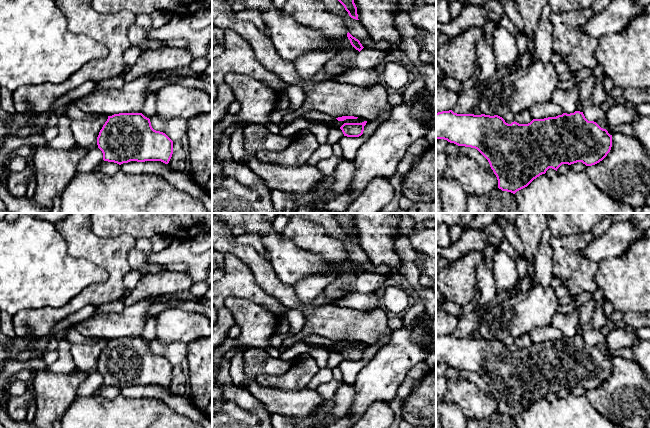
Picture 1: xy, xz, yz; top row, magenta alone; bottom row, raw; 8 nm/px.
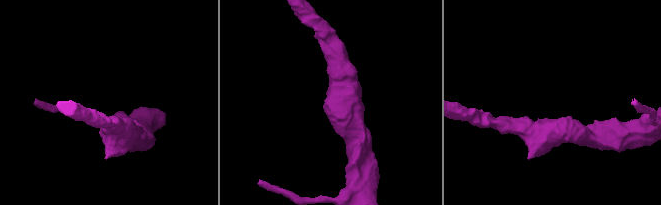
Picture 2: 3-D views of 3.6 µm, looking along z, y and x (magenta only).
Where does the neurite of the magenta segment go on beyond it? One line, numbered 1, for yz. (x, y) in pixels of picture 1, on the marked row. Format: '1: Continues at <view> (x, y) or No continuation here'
1: No continuation here

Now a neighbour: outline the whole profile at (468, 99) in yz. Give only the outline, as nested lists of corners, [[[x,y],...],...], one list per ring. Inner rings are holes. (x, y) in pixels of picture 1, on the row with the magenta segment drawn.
[[[528,50],[523,54],[517,56],[514,62],[505,67],[497,67],[495,74],[480,84],[470,89],[463,90],[459,93],[457,104],[452,111],[457,114],[471,114],[475,107],[479,107],[480,97],[485,89],[505,77],[507,74],[515,72],[516,68],[527,68],[533,63],[533,60],[537,59],[536,52],[531,53]]]

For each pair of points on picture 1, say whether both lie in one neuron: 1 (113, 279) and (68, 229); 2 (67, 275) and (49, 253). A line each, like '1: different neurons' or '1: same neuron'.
1: same neuron
2: same neuron

